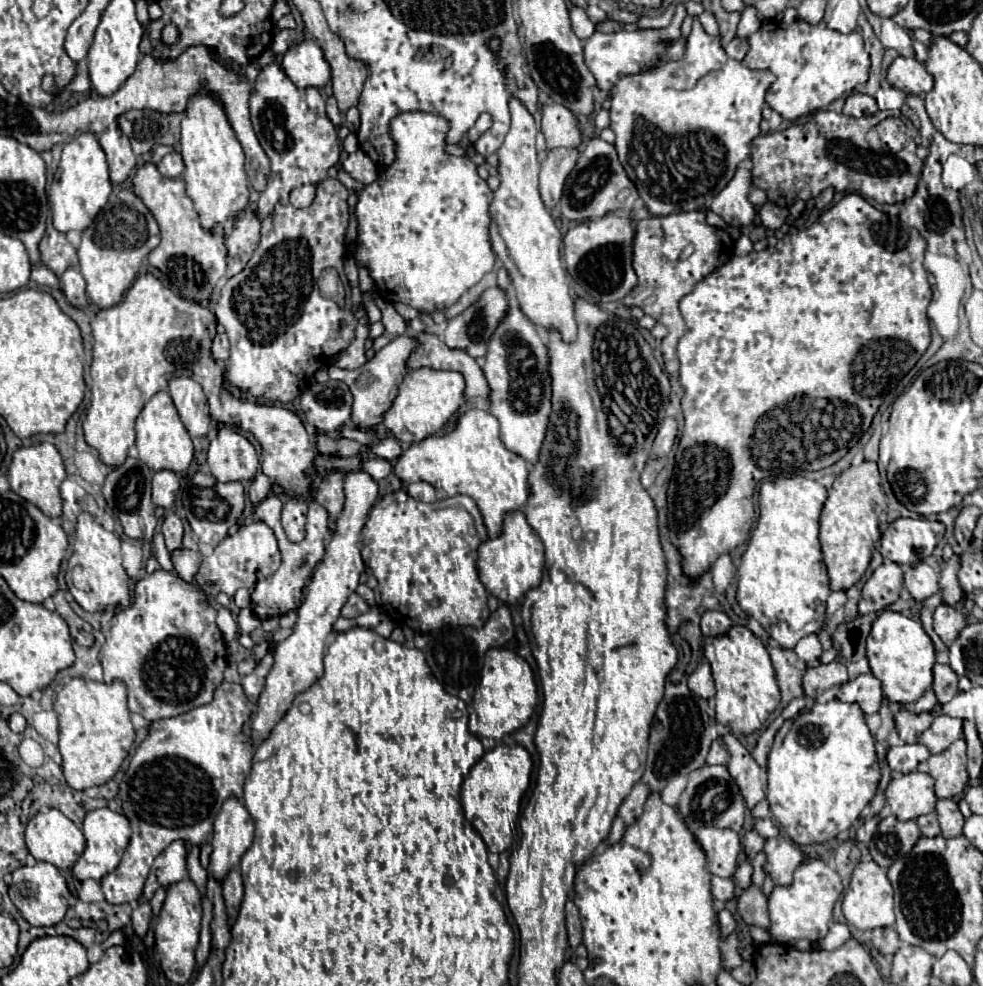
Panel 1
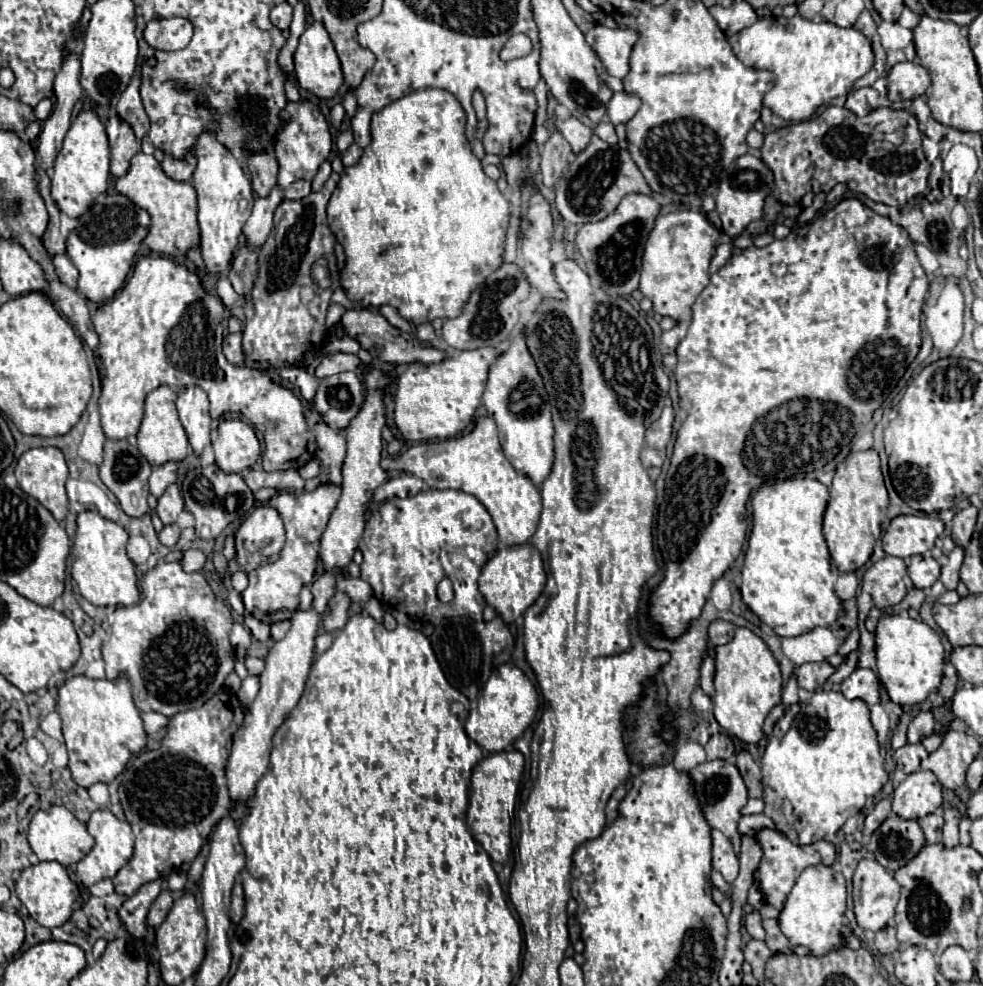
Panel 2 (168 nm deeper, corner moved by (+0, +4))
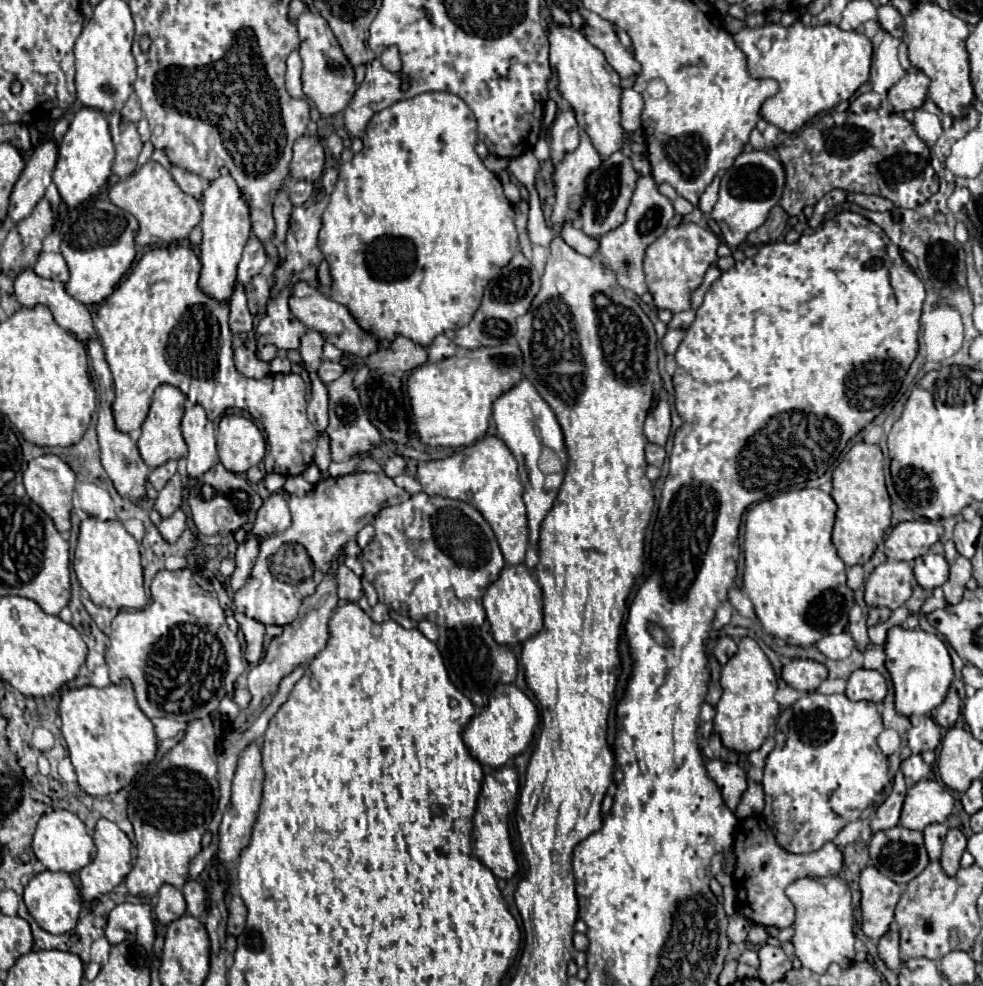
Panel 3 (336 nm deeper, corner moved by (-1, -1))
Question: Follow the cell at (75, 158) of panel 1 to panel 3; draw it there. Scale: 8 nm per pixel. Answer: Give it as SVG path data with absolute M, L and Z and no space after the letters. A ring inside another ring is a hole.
M82 108L76 112L74 120L68 126L68 132L58 144L58 162L52 176L62 200L74 208L80 202L98 194L98 190L106 184L114 162L114 144L108 130L108 120L102 112L94 108Z

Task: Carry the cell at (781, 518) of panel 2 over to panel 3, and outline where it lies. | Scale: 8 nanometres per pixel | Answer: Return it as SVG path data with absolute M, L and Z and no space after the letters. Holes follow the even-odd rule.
M805 487L782 492L750 506L744 528L744 592L752 600L764 630L786 644L814 646L826 634L838 634L848 624L848 610L856 604L854 592L846 584L846 564L832 544L836 502L819 488Z

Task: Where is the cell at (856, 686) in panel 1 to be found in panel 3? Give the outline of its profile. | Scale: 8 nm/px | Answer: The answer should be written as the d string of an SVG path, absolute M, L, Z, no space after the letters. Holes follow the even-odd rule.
M860 668L856 672L852 672L852 676L848 678L848 686L846 686L846 696L850 700L870 700L870 702L882 702L884 696L888 692L886 680L880 672L876 670L866 670Z

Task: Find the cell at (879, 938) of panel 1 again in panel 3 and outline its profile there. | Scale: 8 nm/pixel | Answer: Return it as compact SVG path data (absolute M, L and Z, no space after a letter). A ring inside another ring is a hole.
M890 928L878 942L878 954L890 970L898 970L902 964L900 946L898 946L898 930Z

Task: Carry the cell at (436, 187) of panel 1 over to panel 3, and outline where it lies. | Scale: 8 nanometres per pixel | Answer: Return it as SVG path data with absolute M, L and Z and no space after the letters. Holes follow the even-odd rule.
M424 92L408 100L400 100L392 104L390 108L384 108L382 112L376 112L366 128L366 136L362 152L354 154L350 162L344 162L338 166L338 182L334 186L330 204L326 212L322 214L322 230L318 238L318 246L324 254L324 260L330 264L332 274L332 290L330 298L338 304L344 304L354 320L360 324L362 330L370 332L382 342L392 342L396 336L406 336L414 344L420 344L422 348L428 348L436 336L444 334L446 330L458 330L466 326L474 312L478 310L478 304L482 302L482 294L486 284L510 262L514 252L518 252L518 230L514 224L514 206L502 192L502 184L496 174L492 174L482 158L476 154L476 120L466 102L454 94L448 92Z

